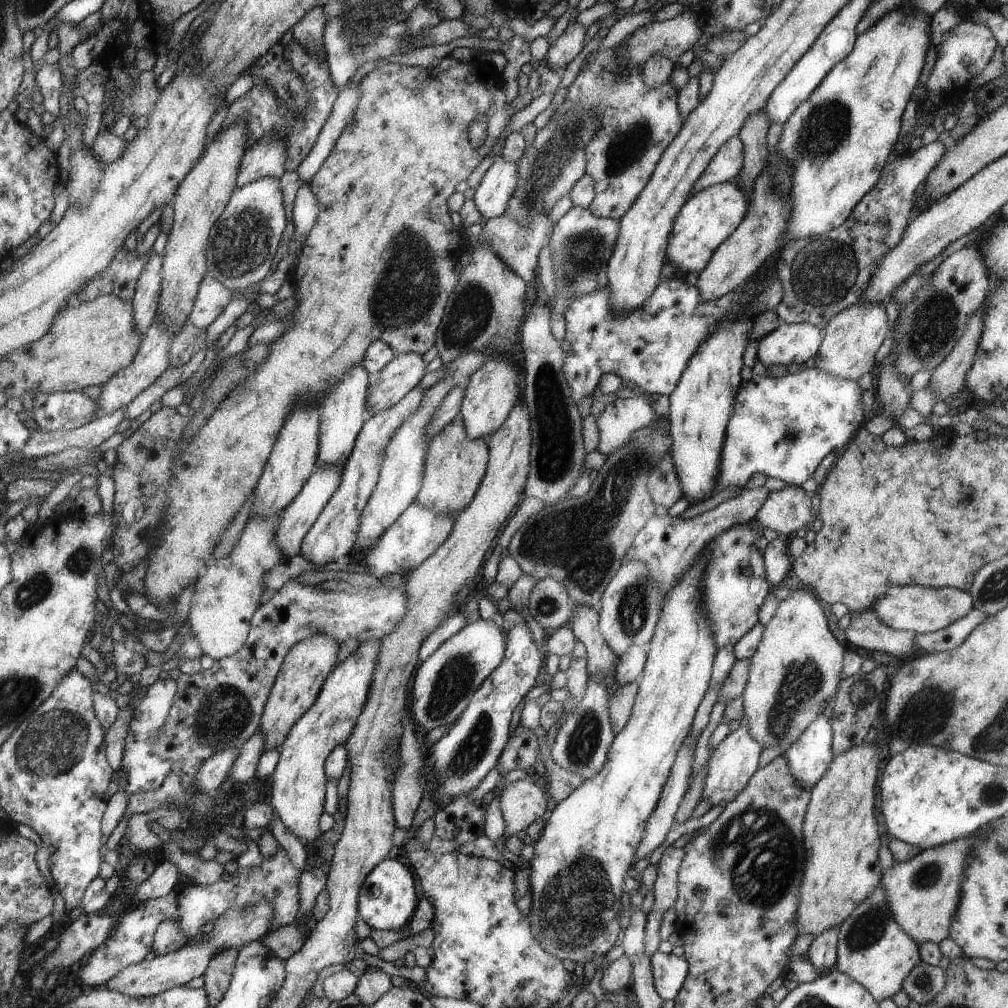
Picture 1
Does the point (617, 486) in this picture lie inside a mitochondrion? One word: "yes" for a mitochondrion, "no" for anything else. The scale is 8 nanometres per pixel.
yes

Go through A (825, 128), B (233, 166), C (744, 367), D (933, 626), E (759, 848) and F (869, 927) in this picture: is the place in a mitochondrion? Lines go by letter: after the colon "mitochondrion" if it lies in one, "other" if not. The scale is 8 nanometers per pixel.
A: mitochondrion
B: other
C: other
D: other
E: mitochondrion
F: mitochondrion

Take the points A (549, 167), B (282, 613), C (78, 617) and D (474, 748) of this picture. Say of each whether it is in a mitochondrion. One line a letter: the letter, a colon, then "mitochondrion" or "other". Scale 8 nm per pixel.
A: mitochondrion
B: other
C: other
D: mitochondrion

